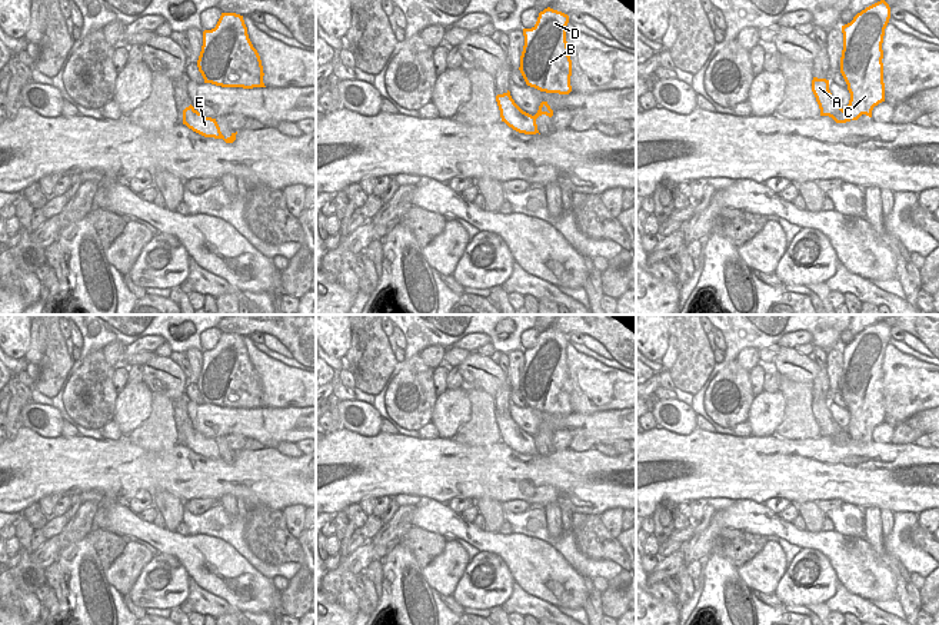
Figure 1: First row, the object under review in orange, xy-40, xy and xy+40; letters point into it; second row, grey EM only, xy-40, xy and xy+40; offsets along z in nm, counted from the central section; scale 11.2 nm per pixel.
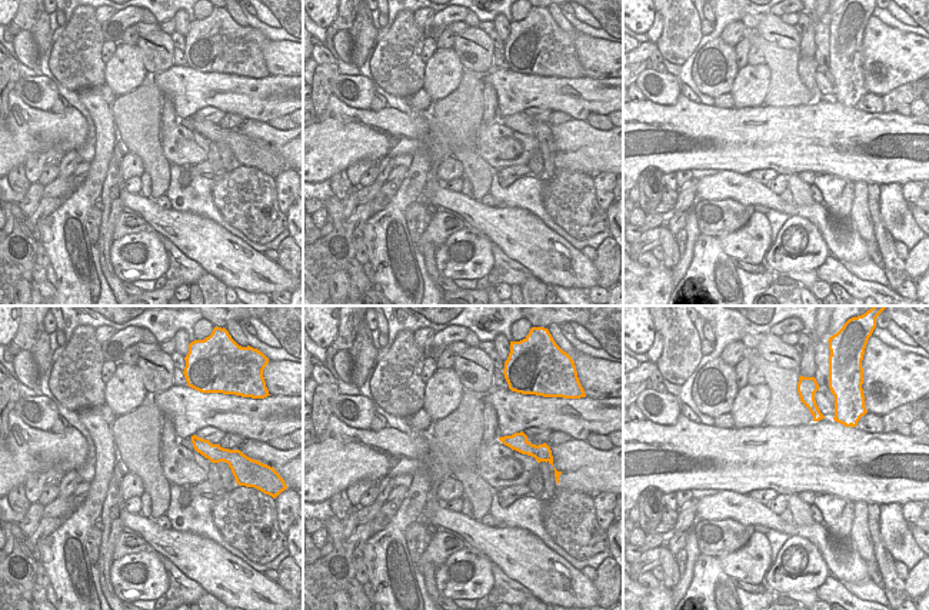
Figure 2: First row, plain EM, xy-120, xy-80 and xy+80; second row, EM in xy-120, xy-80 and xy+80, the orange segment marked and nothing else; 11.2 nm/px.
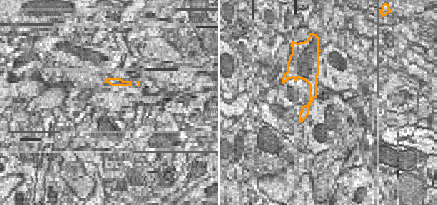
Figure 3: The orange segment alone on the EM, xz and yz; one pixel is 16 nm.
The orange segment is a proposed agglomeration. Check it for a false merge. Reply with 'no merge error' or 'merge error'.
merge error

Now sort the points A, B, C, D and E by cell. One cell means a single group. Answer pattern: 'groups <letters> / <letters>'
groups A E / B C D

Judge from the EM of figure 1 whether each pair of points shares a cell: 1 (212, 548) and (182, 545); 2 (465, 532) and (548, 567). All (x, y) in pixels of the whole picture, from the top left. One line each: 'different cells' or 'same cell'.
1: same cell
2: same cell

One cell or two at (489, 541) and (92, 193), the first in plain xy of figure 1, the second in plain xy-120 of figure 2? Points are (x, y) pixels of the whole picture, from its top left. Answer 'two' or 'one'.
two

